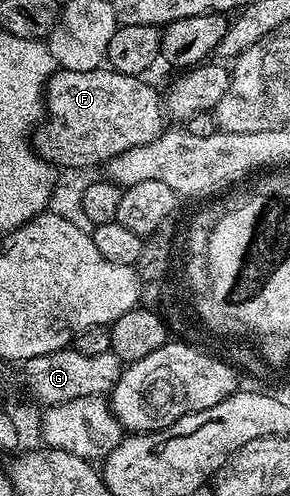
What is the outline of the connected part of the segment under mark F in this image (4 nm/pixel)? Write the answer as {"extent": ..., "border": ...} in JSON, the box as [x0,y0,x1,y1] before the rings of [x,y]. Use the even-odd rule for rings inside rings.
{"extent":[32,66,168,169],"border":[[[105,66],[97,67],[88,73],[55,70],[46,80],[44,118],[32,136],[38,156],[58,169],[98,166],[101,168],[109,163],[112,157],[159,139],[167,126],[168,119],[164,114],[163,100],[162,103],[158,100],[157,89],[149,87],[146,81],[145,78],[137,75],[125,75]]]}

